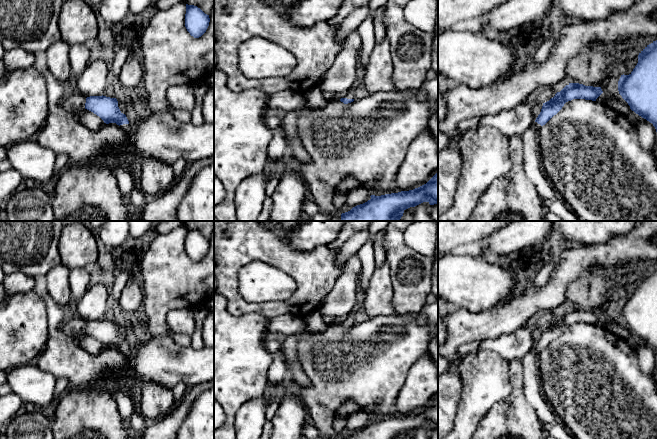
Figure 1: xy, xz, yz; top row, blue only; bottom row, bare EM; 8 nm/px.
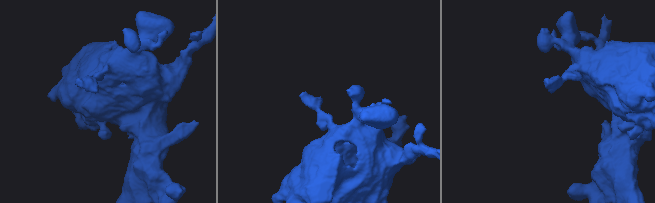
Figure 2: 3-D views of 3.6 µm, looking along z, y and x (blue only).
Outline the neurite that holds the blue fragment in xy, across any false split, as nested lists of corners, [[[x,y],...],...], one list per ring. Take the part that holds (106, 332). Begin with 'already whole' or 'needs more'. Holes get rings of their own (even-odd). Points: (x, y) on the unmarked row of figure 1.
needs more | [[[103,319],[87,321],[85,333],[99,340],[106,348],[116,347],[128,358],[133,354],[126,339],[120,335],[116,322],[110,322]]]

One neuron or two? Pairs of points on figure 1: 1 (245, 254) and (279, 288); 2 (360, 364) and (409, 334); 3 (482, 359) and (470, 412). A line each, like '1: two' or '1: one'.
1: two
2: one
3: one

